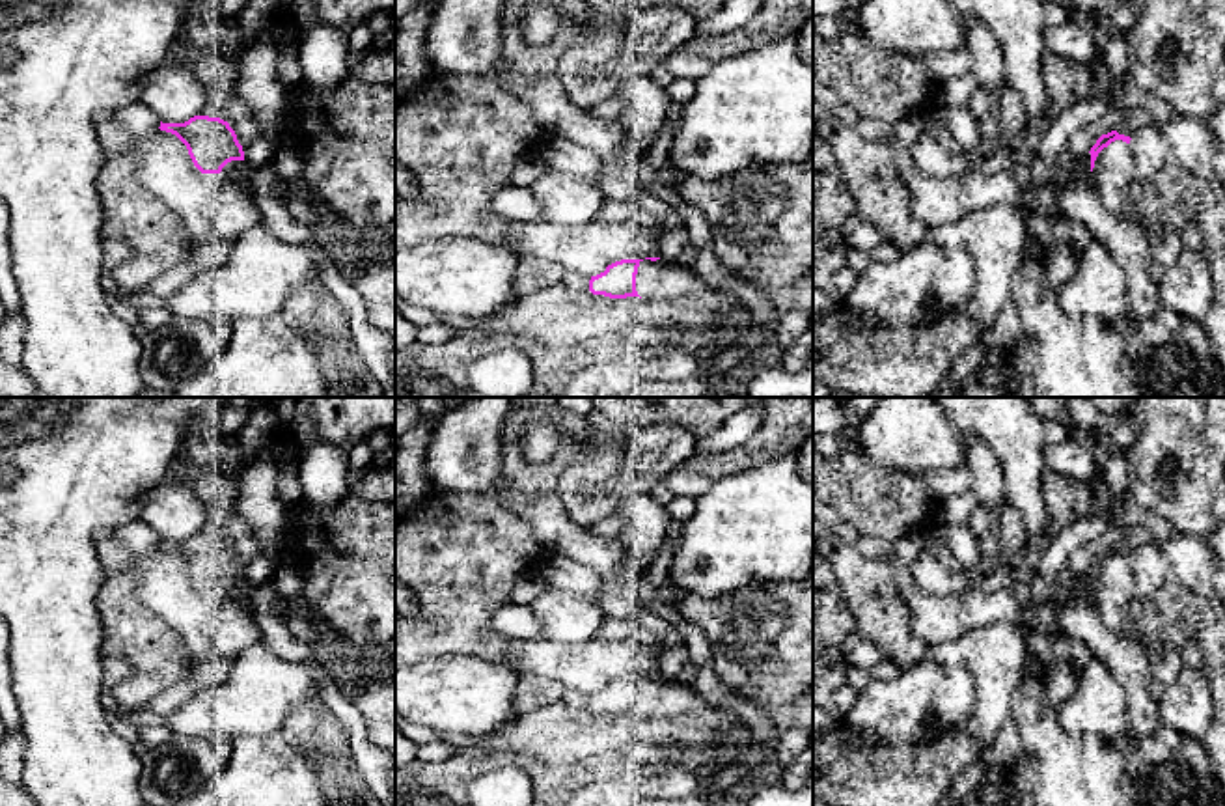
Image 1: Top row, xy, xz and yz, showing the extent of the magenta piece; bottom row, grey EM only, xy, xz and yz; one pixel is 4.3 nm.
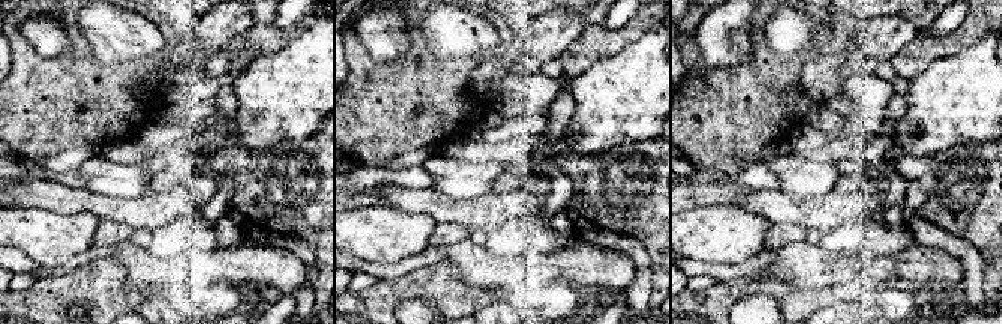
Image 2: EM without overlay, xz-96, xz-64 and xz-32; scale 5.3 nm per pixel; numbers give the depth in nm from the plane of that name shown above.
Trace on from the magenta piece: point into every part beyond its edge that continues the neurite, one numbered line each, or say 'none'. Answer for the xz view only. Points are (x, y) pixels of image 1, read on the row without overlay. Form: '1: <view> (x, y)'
1: xz (655, 698)

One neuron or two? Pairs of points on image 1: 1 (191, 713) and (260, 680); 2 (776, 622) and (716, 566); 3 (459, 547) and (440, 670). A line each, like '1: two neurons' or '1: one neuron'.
1: one neuron
2: two neurons
3: two neurons

